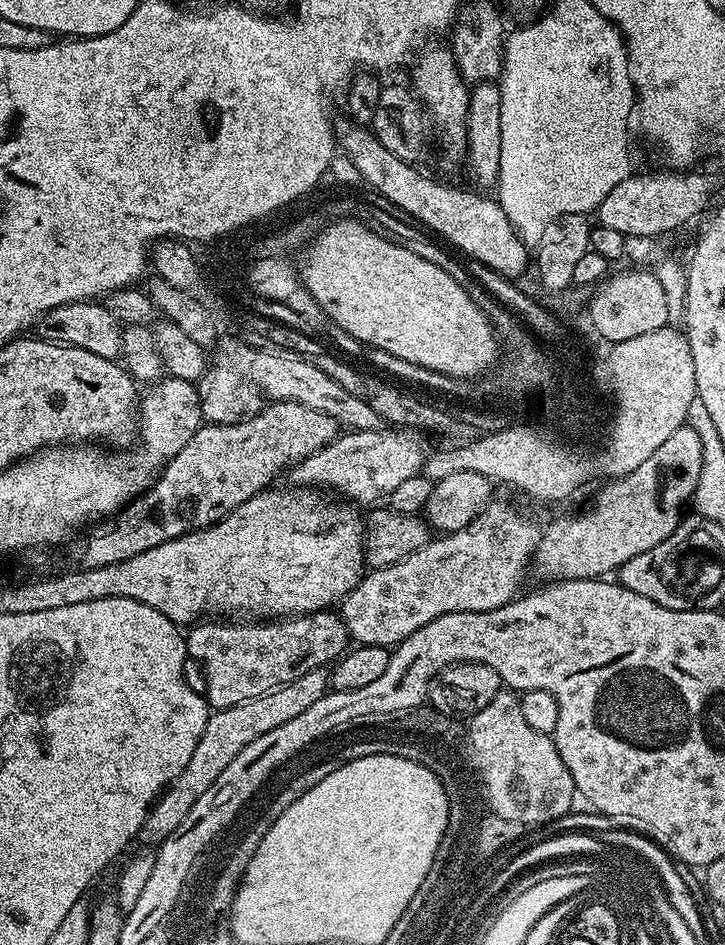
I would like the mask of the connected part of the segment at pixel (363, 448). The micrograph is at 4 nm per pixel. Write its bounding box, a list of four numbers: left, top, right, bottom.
[291,426,426,506]

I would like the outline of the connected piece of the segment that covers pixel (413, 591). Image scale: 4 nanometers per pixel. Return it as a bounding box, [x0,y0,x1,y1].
[338,503,537,648]

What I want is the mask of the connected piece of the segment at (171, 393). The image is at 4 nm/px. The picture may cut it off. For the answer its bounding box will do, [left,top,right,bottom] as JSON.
[138,378,202,465]

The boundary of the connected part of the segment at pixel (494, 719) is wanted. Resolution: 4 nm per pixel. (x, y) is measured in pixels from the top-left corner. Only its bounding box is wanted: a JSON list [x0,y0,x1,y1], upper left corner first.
[471,691,578,824]

